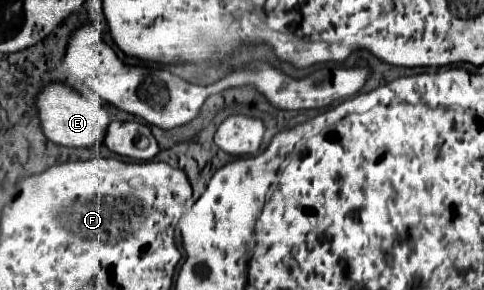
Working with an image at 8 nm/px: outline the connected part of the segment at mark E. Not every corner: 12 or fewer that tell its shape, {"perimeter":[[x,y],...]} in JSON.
{"perimeter":[[62,82],[36,96],[44,136],[90,148],[110,116]]}

